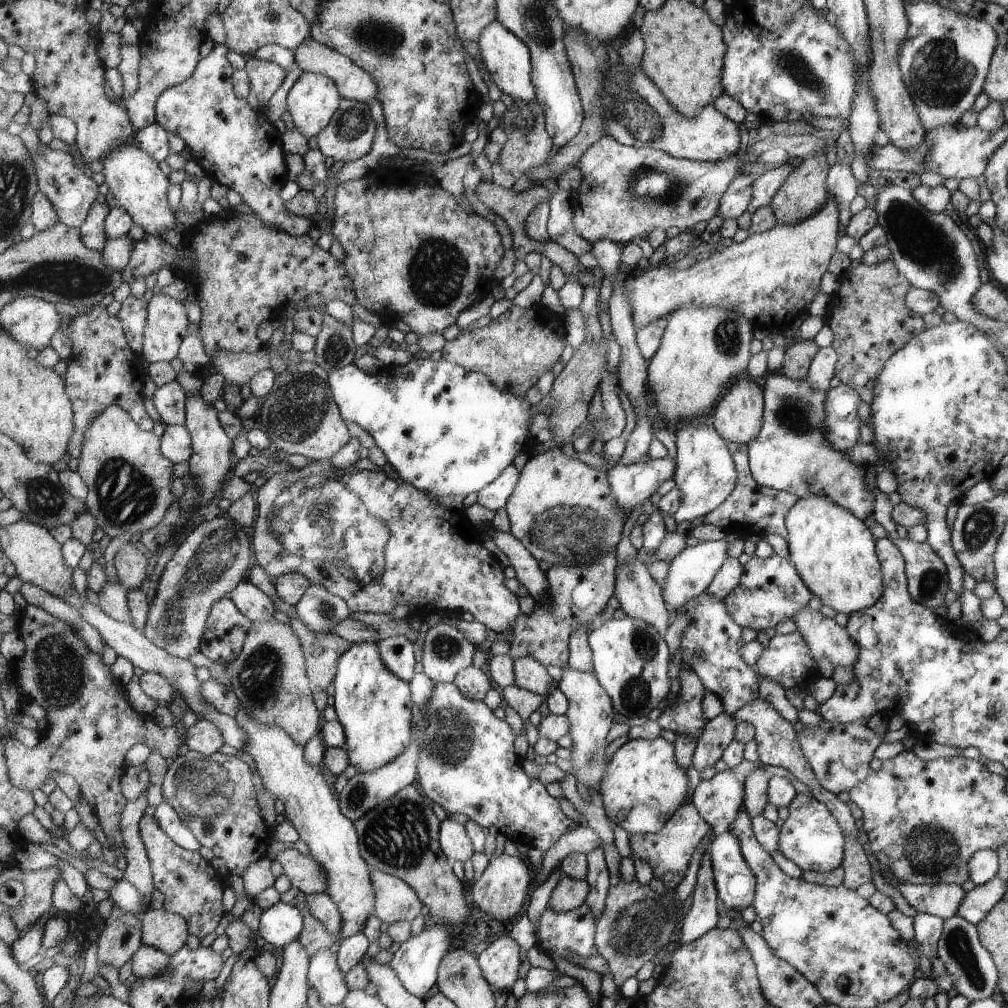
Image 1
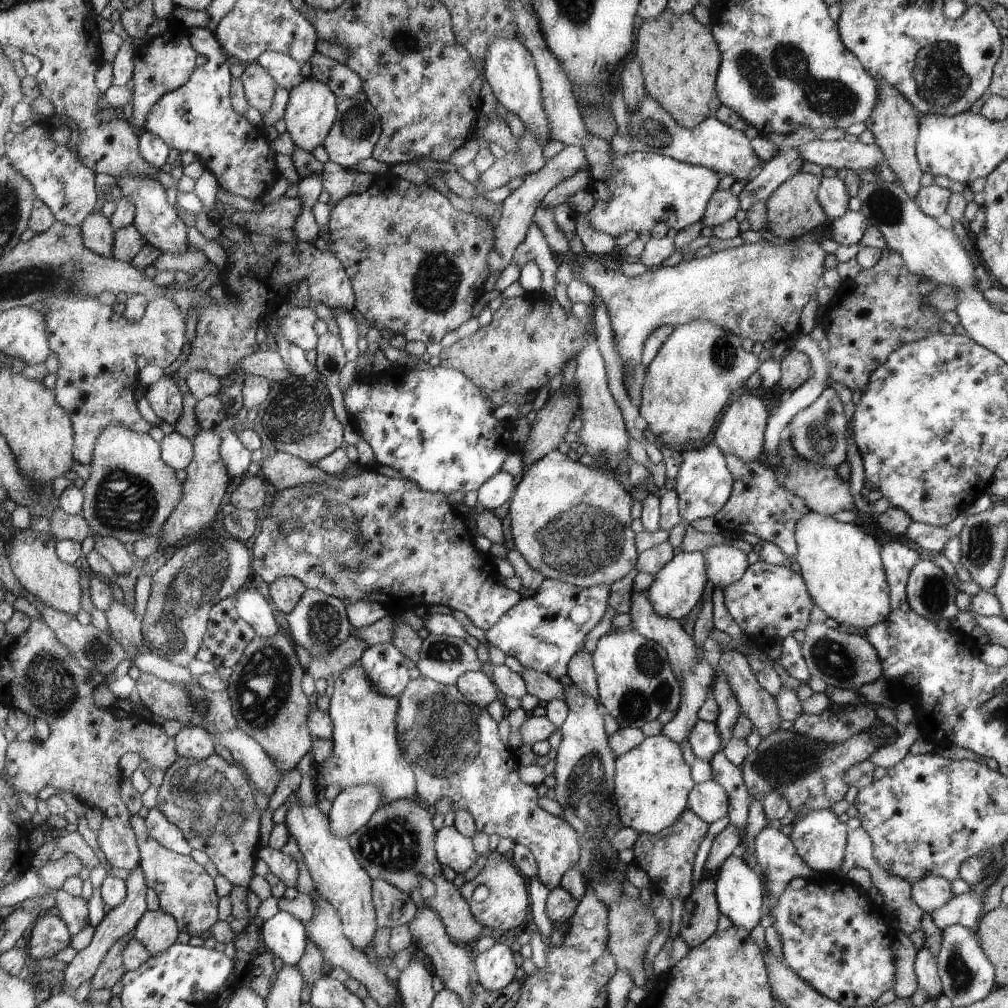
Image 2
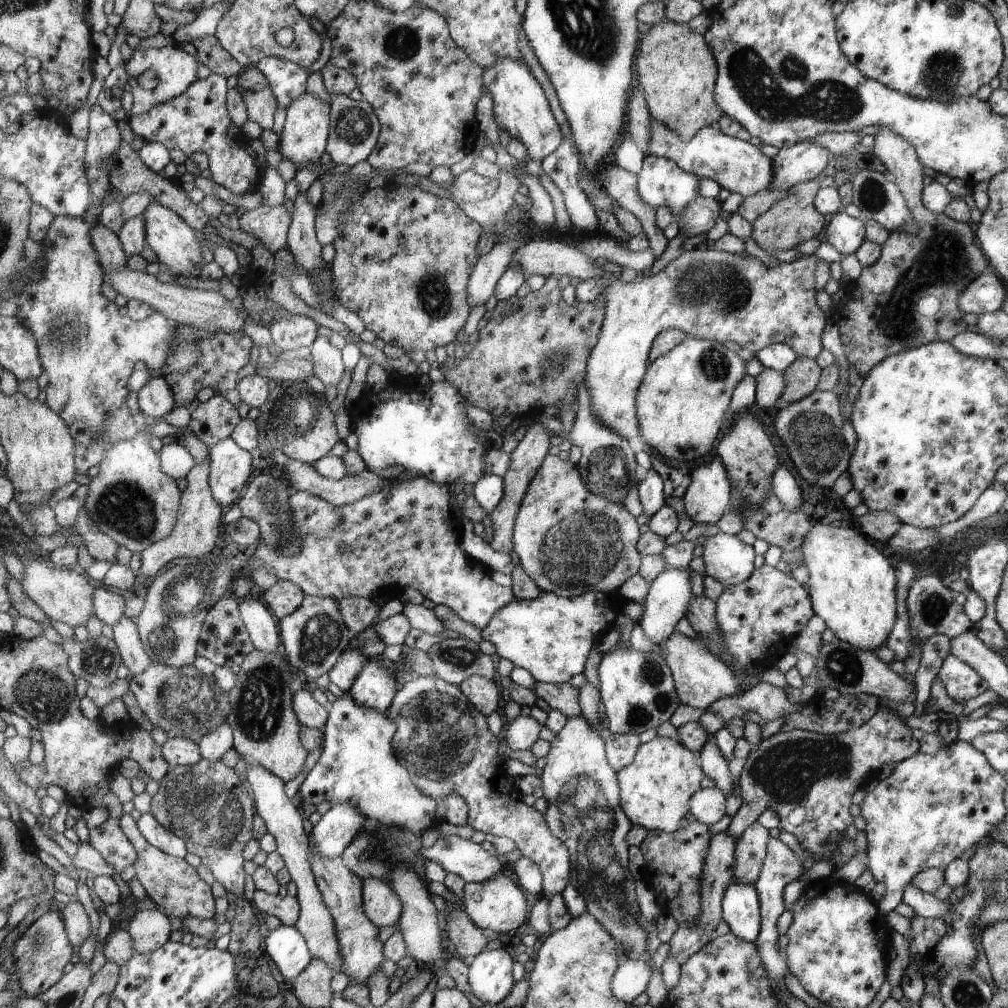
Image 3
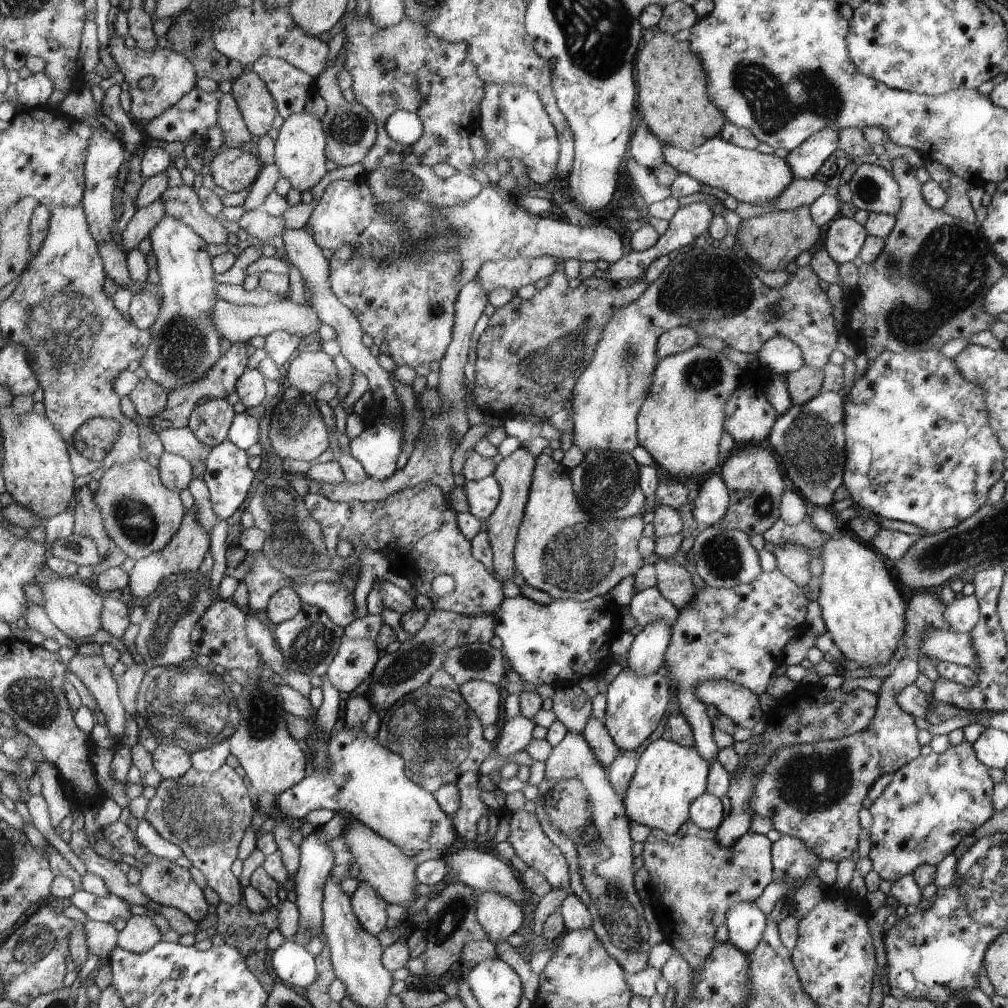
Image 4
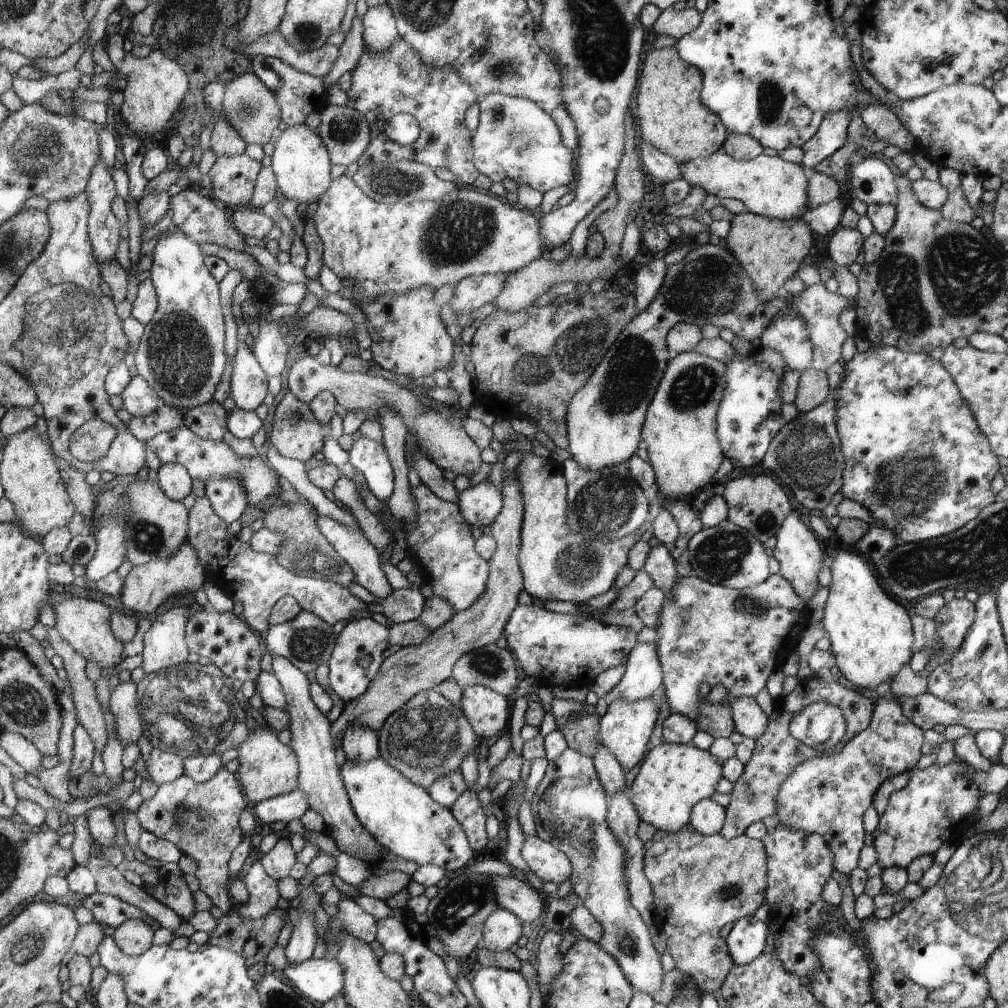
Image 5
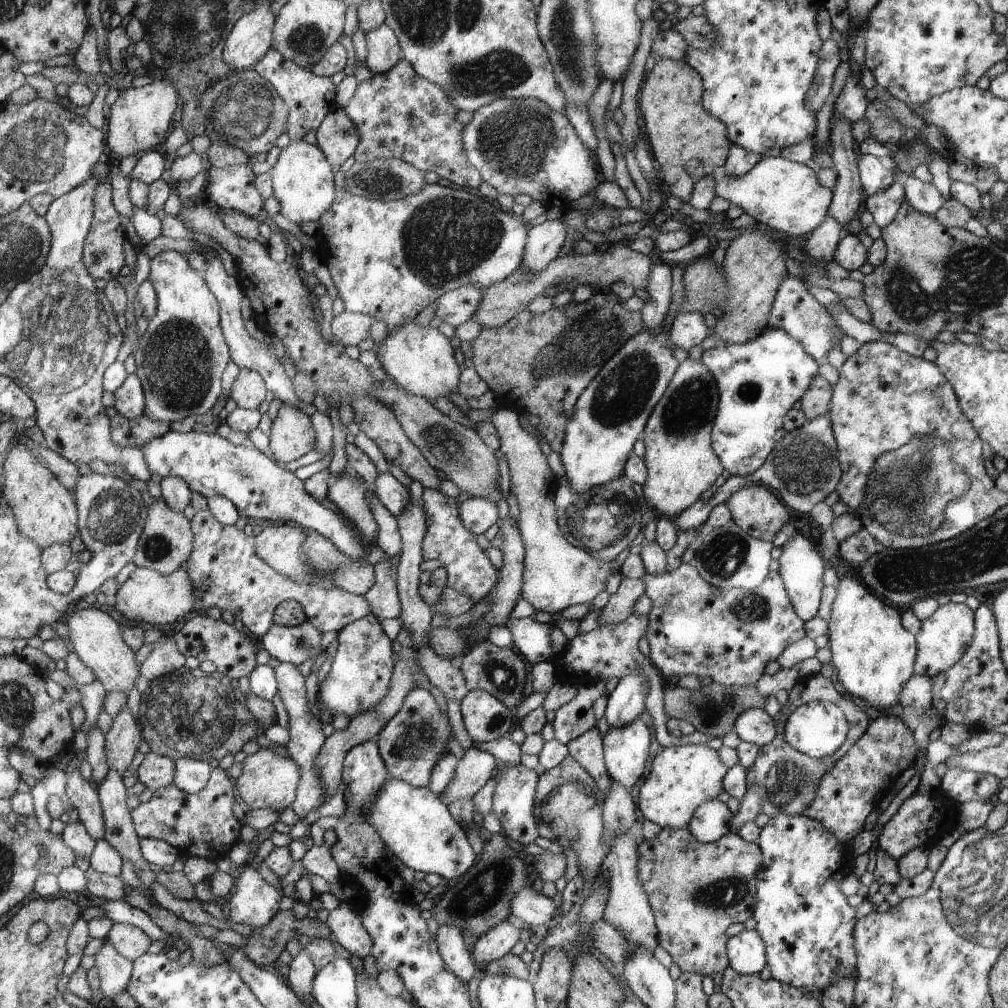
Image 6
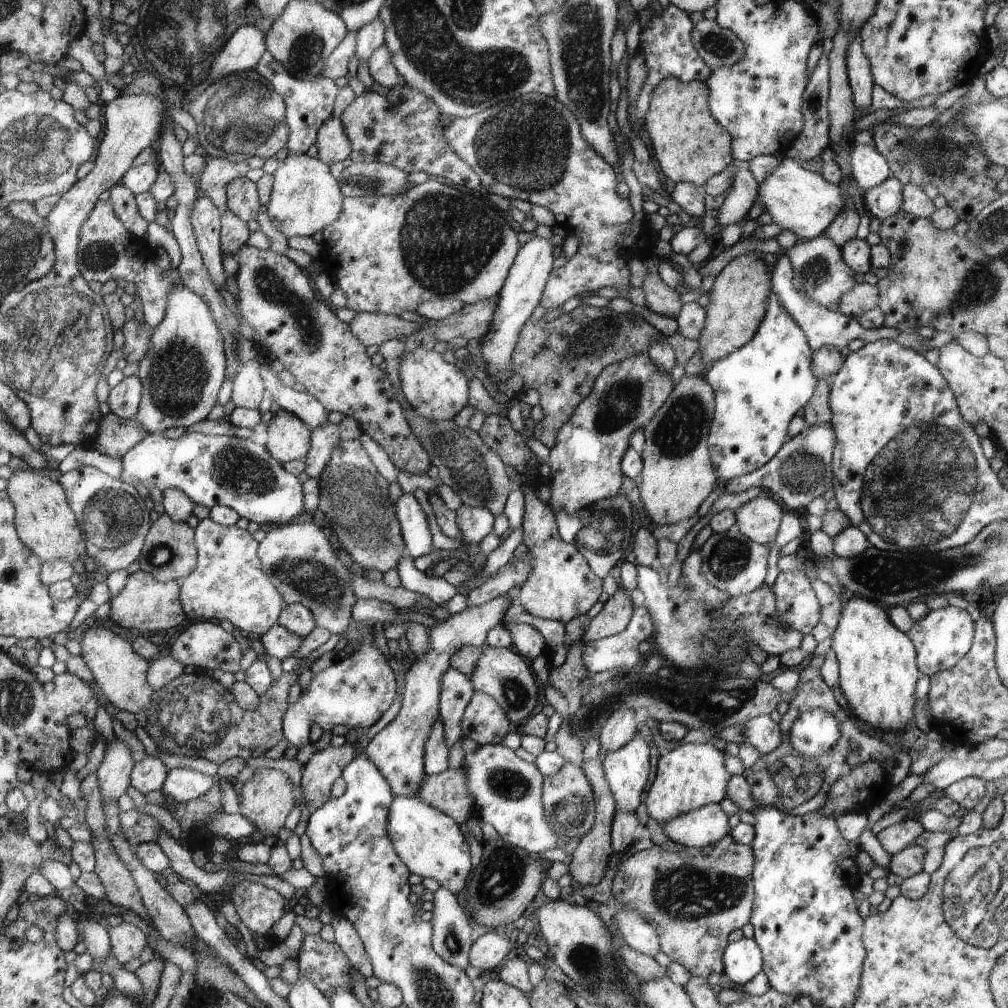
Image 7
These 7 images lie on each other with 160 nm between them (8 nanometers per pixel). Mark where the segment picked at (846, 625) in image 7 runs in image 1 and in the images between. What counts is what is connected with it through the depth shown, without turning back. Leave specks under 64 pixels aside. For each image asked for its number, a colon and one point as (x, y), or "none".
1: (831, 548)
2: (845, 574)
3: (853, 586)
4: (864, 613)
5: (871, 635)
6: (873, 654)

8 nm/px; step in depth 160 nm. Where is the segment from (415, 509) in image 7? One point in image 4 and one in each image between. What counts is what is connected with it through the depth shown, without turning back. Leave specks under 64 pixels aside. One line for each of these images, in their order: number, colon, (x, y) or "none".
4: (378, 447)
5: (369, 457)
6: (391, 494)

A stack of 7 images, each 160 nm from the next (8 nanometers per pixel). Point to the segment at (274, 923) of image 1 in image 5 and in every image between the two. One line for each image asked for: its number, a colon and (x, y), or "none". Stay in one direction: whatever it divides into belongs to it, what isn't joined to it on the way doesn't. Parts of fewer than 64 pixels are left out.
2: (284, 935)
3: (285, 945)
4: (293, 963)
5: (321, 980)

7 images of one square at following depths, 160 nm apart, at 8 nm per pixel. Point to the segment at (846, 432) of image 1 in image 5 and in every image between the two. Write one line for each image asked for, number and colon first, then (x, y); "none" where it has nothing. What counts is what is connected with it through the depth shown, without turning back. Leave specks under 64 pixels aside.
2: (813, 431)
3: (811, 429)
4: (810, 439)
5: (806, 456)

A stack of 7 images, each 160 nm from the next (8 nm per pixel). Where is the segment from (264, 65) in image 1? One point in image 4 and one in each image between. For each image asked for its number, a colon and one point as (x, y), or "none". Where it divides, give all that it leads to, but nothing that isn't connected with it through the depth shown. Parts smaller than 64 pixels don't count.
2: (259, 87)
3: (261, 105)
4: (258, 109)

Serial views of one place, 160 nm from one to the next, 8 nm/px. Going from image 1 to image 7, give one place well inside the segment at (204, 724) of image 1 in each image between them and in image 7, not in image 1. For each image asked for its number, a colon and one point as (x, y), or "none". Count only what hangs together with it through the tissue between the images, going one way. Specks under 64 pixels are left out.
2: (191, 742)
3: (178, 751)
4: (171, 762)
5: (163, 766)
6: (156, 772)
7: (148, 775)

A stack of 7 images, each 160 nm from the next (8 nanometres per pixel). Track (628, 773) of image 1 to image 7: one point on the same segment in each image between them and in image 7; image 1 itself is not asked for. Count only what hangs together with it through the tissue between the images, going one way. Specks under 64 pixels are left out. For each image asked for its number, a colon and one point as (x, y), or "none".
2: (653, 783)
3: (656, 789)
4: (669, 777)
5: (672, 779)
6: (683, 778)
7: (693, 775)

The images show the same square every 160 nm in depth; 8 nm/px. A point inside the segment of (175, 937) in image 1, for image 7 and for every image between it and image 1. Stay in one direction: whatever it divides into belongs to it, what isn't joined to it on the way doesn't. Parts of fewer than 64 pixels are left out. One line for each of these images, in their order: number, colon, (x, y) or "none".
2: (157, 930)
3: (150, 929)
4: (140, 934)
5: (134, 936)
6: (129, 941)
7: (127, 941)

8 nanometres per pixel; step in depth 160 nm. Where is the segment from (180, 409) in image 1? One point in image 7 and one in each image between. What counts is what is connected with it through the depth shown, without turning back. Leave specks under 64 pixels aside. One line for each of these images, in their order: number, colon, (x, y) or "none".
2: (165, 399)
3: (157, 398)
4: (150, 399)
5: (139, 398)
6: (130, 399)
7: (125, 398)

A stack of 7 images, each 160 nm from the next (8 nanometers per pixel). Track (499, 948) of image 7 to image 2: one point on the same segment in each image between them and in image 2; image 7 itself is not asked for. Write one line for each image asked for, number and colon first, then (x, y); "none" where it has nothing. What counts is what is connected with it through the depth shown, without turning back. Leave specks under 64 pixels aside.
2: (506, 907)
3: (499, 905)
4: (499, 916)
5: (502, 928)
6: (498, 941)

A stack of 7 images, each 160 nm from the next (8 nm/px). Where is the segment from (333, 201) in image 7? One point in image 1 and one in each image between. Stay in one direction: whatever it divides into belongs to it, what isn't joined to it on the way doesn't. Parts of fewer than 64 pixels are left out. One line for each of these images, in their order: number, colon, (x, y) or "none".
1: (313, 101)
2: (312, 110)
3: (308, 122)
4: (299, 154)
5: (301, 165)
6: (303, 183)

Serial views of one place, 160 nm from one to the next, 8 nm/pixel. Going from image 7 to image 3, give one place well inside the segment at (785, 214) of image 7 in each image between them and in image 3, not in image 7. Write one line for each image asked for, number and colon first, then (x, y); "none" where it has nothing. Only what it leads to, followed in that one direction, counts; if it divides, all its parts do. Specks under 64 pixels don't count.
3: (739, 167)
4: (749, 176)
5: (769, 186)
6: (785, 195)

